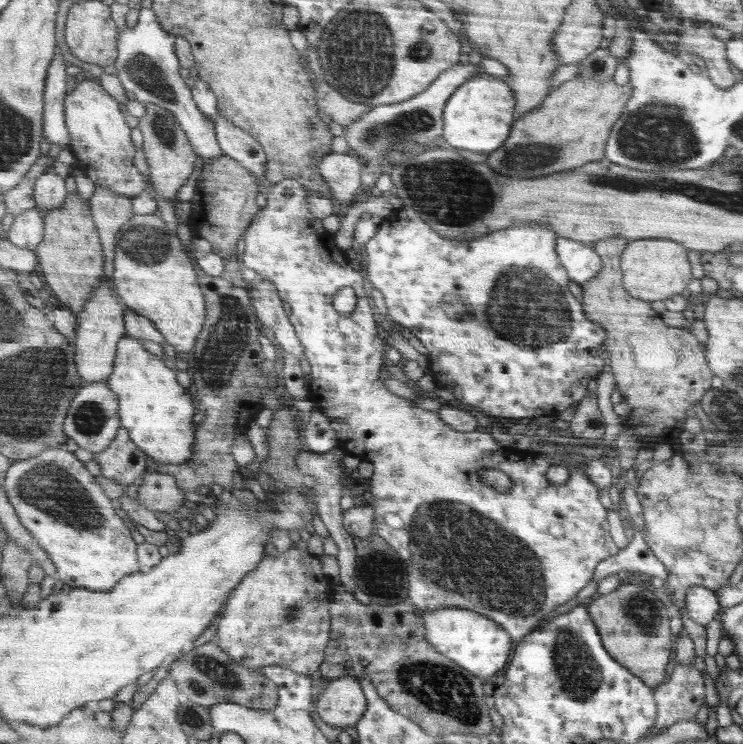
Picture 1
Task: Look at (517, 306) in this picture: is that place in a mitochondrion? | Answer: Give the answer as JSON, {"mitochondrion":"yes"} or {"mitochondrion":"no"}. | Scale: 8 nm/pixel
{"mitochondrion":"yes"}

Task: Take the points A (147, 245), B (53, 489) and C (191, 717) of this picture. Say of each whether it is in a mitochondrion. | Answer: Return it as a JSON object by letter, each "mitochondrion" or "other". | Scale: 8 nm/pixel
{"A":"mitochondrion","B":"mitochondrion","C":"mitochondrion"}

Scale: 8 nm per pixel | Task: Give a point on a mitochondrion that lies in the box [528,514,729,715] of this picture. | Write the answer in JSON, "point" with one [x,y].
{"point":[576,665]}

